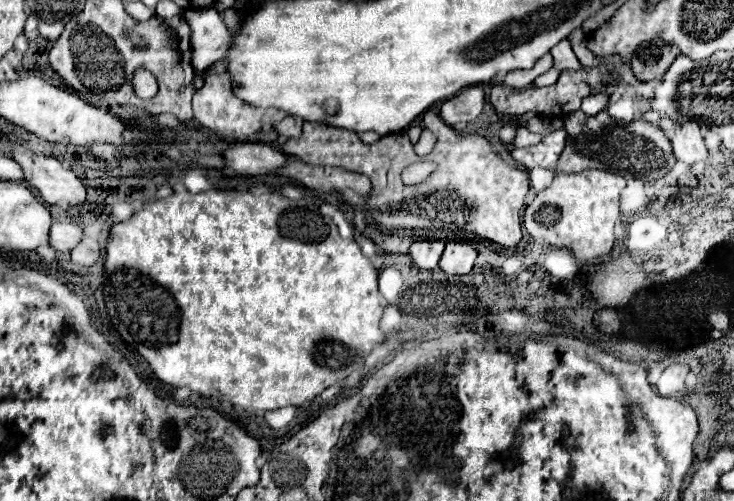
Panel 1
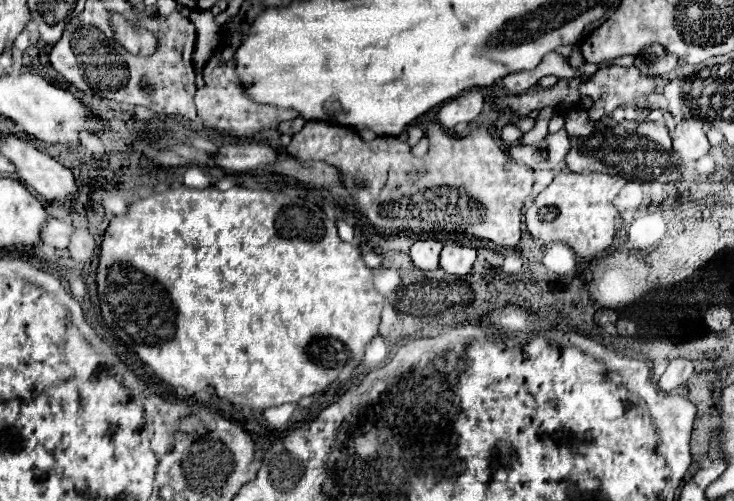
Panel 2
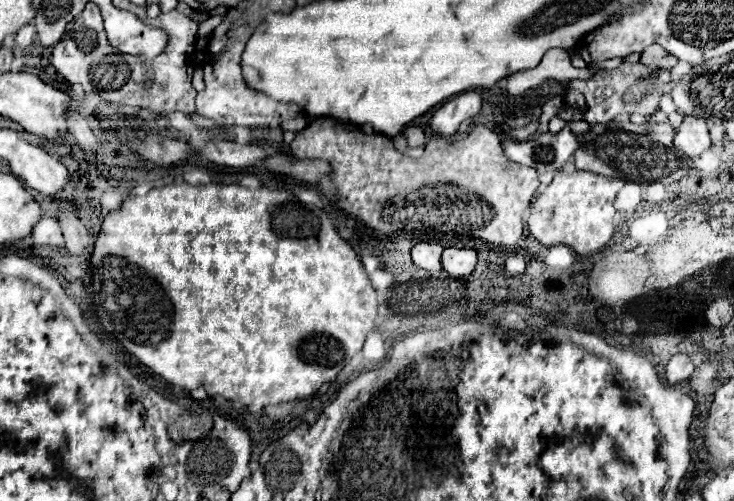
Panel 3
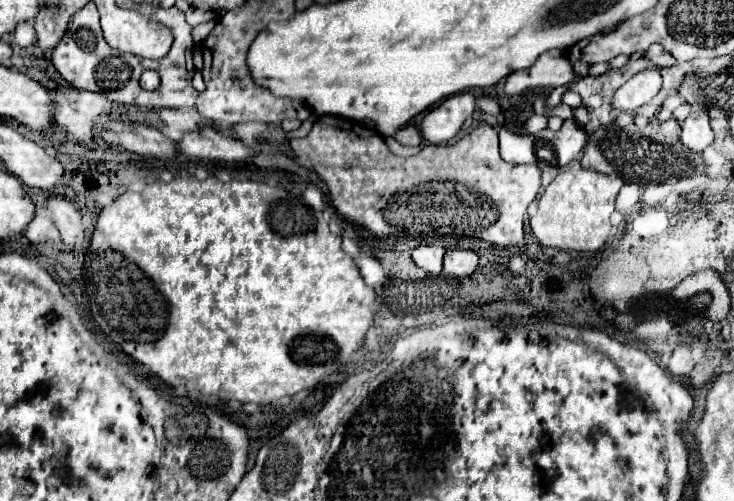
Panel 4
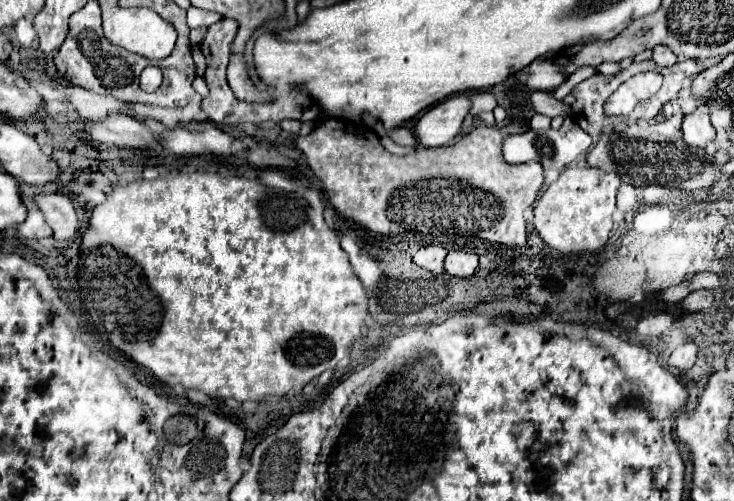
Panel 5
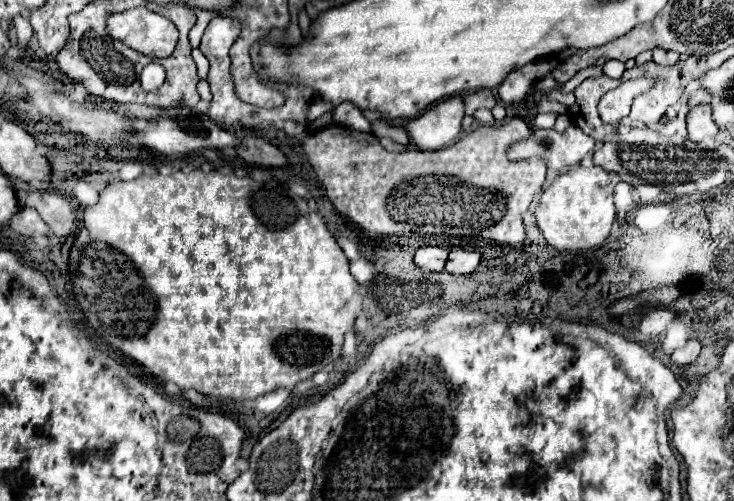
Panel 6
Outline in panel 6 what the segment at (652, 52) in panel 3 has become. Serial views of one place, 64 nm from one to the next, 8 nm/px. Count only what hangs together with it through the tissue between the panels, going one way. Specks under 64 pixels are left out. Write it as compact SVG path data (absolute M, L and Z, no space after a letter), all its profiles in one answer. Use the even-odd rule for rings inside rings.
M654 50L654 62L660 66L672 66L678 62L678 54L676 52L668 52L668 50Z

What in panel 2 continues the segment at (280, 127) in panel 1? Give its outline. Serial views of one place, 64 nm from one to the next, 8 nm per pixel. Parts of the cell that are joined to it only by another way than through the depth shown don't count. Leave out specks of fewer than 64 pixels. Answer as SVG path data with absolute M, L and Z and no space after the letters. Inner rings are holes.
M294 118L294 120L284 120L284 122L280 122L278 124L278 130L282 132L282 134L298 134L300 130L302 130L302 126L304 126L304 118Z

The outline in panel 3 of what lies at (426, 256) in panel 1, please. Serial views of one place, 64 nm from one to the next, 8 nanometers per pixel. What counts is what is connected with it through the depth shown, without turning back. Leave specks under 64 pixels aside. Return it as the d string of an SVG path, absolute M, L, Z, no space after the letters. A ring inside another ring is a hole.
M420 242L412 248L412 262L418 266L418 268L424 268L424 270L432 270L432 272L438 272L442 270L442 264L440 264L440 254L442 254L442 246L440 244L426 244L426 242Z

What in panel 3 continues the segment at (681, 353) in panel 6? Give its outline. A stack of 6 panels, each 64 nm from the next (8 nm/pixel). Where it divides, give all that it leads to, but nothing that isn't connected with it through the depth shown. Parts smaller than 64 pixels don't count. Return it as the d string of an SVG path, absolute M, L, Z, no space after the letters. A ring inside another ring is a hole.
M676 354L676 356L670 360L670 364L666 366L666 378L672 380L674 384L678 384L678 382L690 378L692 370L694 370L692 360L690 360L688 356L684 356L684 354Z

